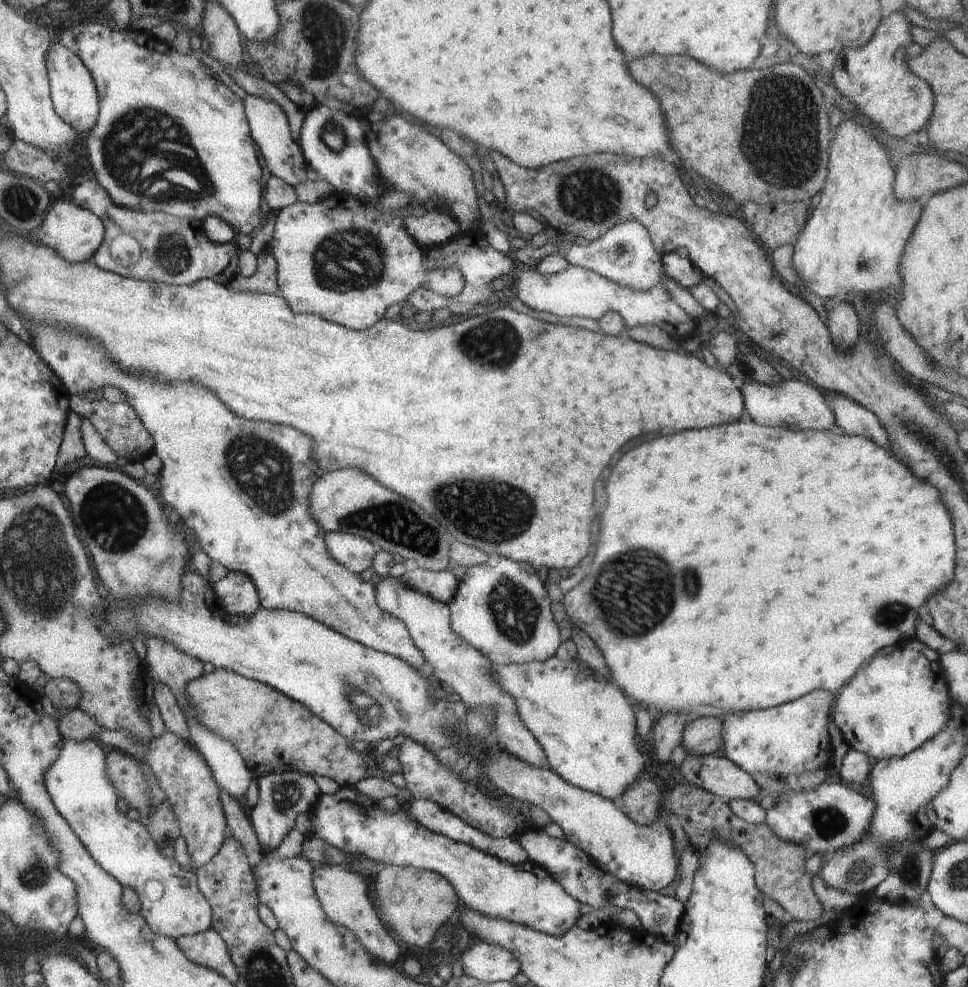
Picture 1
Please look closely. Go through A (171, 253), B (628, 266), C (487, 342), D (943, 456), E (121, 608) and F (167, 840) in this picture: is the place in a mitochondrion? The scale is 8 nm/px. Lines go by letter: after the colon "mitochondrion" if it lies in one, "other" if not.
A: mitochondrion
B: other
C: mitochondrion
D: mitochondrion
E: other
F: other

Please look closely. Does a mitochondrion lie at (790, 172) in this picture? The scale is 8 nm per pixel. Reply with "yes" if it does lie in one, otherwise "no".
yes

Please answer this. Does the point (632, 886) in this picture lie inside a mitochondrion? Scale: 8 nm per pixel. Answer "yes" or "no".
no

